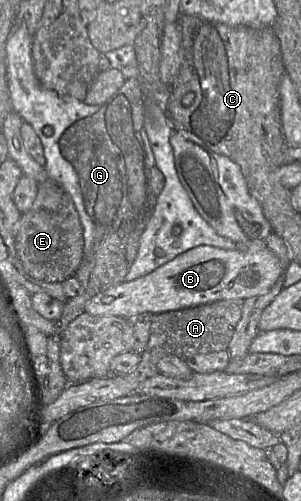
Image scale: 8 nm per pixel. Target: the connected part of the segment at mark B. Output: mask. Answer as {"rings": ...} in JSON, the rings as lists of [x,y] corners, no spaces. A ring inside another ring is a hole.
{"rings":[[[201,245],[185,251],[151,273],[133,281],[123,281],[96,294],[84,308],[84,312],[94,316],[117,316],[132,319],[140,313],[160,314],[219,300],[251,298],[268,292],[279,279],[283,279],[284,267],[267,247],[258,250],[225,250],[209,245]]]}

